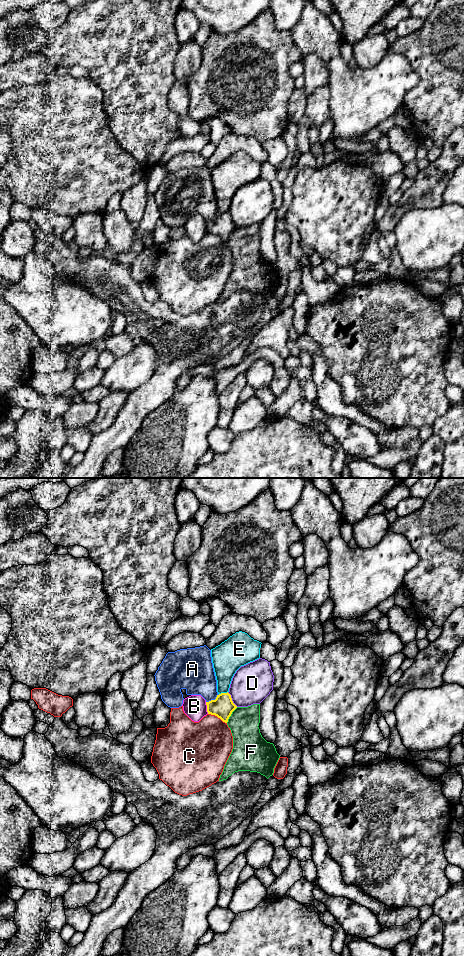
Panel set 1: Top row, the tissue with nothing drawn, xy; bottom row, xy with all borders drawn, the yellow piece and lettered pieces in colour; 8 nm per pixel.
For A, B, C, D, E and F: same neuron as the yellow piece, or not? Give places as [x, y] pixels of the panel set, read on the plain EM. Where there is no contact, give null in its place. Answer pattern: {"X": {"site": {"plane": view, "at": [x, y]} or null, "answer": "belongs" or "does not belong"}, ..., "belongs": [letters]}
{"A": {"site": {"plane": "xy", "at": [212, 220]}, "answer": "belongs"}, "B": {"site": {"plane": "xy", "at": [207, 228]}, "answer": "does not belong"}, "C": {"site": {"plane": "xy", "at": [217, 236]}, "answer": "does not belong"}, "D": {"site": {"plane": "xy", "at": [231, 219]}, "answer": "does not belong"}, "E": {"site": {"plane": "xy", "at": [223, 213]}, "answer": "does not belong"}, "F": {"site": {"plane": "xy", "at": [230, 235]}, "answer": "does not belong"}, "belongs": ["A"]}

